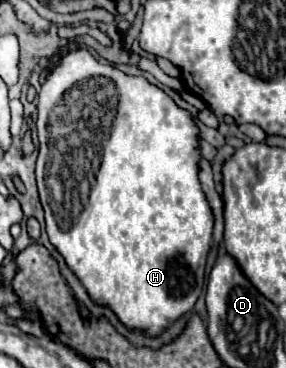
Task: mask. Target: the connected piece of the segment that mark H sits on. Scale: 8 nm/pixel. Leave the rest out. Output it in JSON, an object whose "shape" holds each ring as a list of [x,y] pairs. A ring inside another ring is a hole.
{"shape":[[[74,47],[64,51],[50,67],[46,81],[42,83],[42,89],[36,97],[36,131],[40,139],[40,151],[36,161],[36,179],[38,179],[38,191],[40,201],[46,213],[46,231],[52,241],[52,245],[64,255],[68,267],[76,273],[76,277],[86,287],[88,295],[98,305],[108,305],[116,311],[120,321],[128,325],[130,329],[144,329],[148,335],[158,335],[170,325],[174,319],[178,319],[182,313],[190,311],[204,287],[204,269],[206,269],[206,257],[212,245],[212,227],[214,227],[214,215],[212,207],[208,205],[208,199],[202,191],[198,171],[200,171],[200,129],[194,121],[194,117],[178,107],[174,99],[164,93],[160,87],[152,85],[146,77],[140,75],[126,75],[120,69],[112,65],[102,65],[98,59],[94,59],[88,49]],[[110,107],[116,107],[116,119],[110,127]]]}

